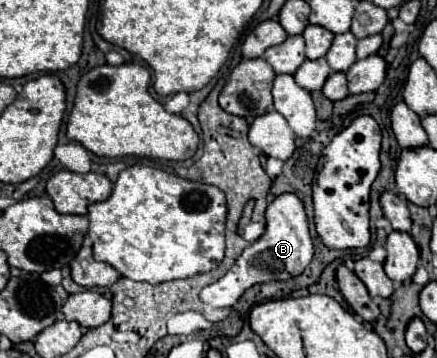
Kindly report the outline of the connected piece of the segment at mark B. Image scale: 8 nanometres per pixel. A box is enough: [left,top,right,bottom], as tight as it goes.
[199,194,313,308]

